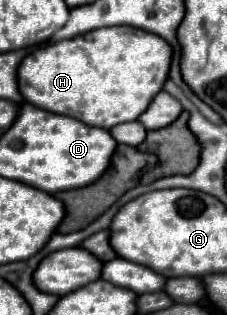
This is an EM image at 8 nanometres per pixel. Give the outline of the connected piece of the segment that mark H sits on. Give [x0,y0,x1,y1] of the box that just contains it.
[18,26,172,130]

